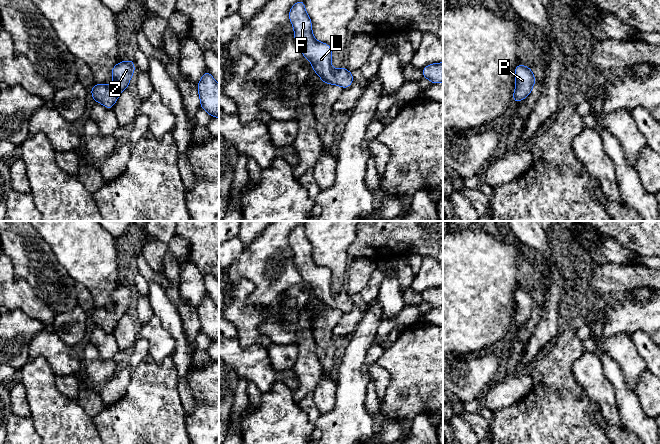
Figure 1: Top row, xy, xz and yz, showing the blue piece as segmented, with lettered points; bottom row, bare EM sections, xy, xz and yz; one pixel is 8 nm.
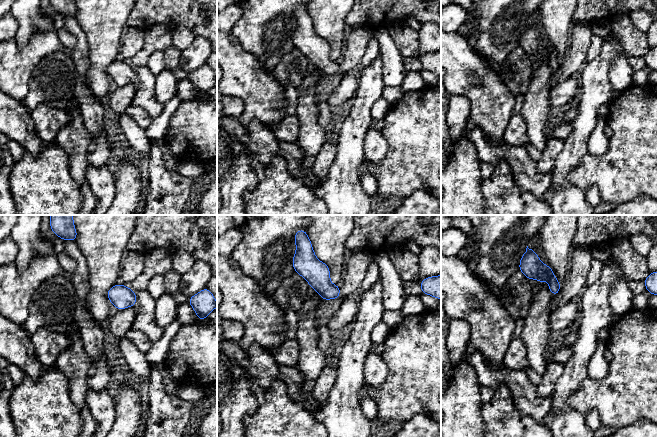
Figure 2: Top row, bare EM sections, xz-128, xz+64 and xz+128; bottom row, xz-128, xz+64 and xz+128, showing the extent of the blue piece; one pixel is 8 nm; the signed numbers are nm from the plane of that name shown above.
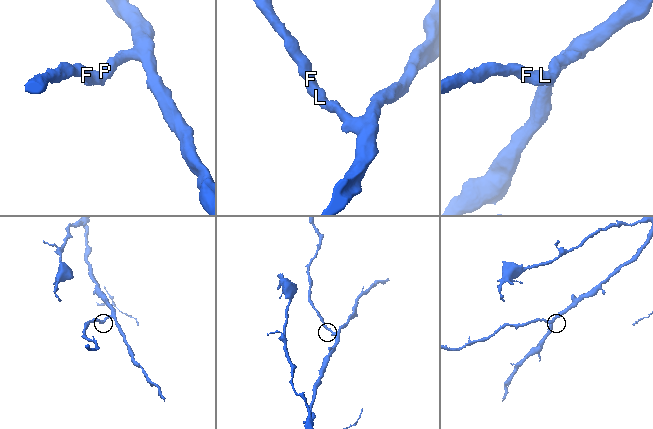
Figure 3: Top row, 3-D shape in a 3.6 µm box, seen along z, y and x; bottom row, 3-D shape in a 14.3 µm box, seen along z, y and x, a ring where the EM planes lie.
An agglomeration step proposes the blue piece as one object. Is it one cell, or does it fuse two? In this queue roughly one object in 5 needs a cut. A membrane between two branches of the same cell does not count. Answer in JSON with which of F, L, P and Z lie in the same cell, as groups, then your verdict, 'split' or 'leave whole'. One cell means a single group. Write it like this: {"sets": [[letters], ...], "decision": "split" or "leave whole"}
{"sets": [["F", "L", "P", "Z"]], "decision": "leave whole"}

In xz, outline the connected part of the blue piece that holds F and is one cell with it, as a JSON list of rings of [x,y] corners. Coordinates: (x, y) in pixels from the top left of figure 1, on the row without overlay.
[[[304,224],[297,225],[290,233],[289,244],[294,253],[294,263],[303,281],[312,289],[322,307],[348,312],[354,305],[353,298],[343,290],[335,293],[331,290],[331,270],[317,265],[312,256],[312,245],[306,236]]]

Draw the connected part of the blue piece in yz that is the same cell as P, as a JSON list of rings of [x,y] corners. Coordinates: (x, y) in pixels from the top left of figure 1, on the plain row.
[[[519,288],[514,293],[516,308],[513,316],[513,327],[520,326],[529,320],[532,312],[537,305],[532,293],[526,289]]]

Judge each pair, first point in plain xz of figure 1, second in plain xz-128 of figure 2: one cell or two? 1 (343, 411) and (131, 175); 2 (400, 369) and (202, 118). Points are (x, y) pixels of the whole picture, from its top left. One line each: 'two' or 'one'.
1: one
2: one

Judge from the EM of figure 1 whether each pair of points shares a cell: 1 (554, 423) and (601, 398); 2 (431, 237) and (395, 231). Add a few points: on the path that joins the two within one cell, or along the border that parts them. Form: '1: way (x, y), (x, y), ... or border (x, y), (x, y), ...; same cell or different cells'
1: border (579, 383), (586, 395), (597, 405), (604, 418); different cells
2: way (422, 231), (404, 231); same cell

